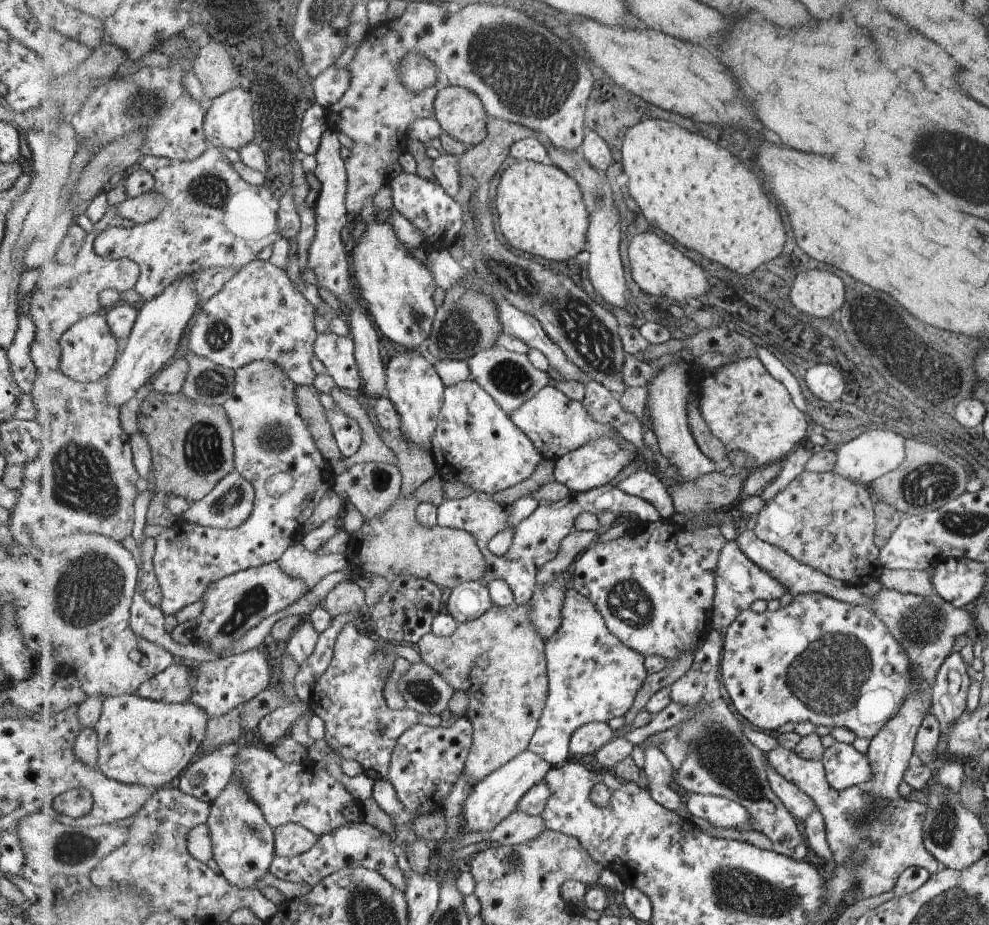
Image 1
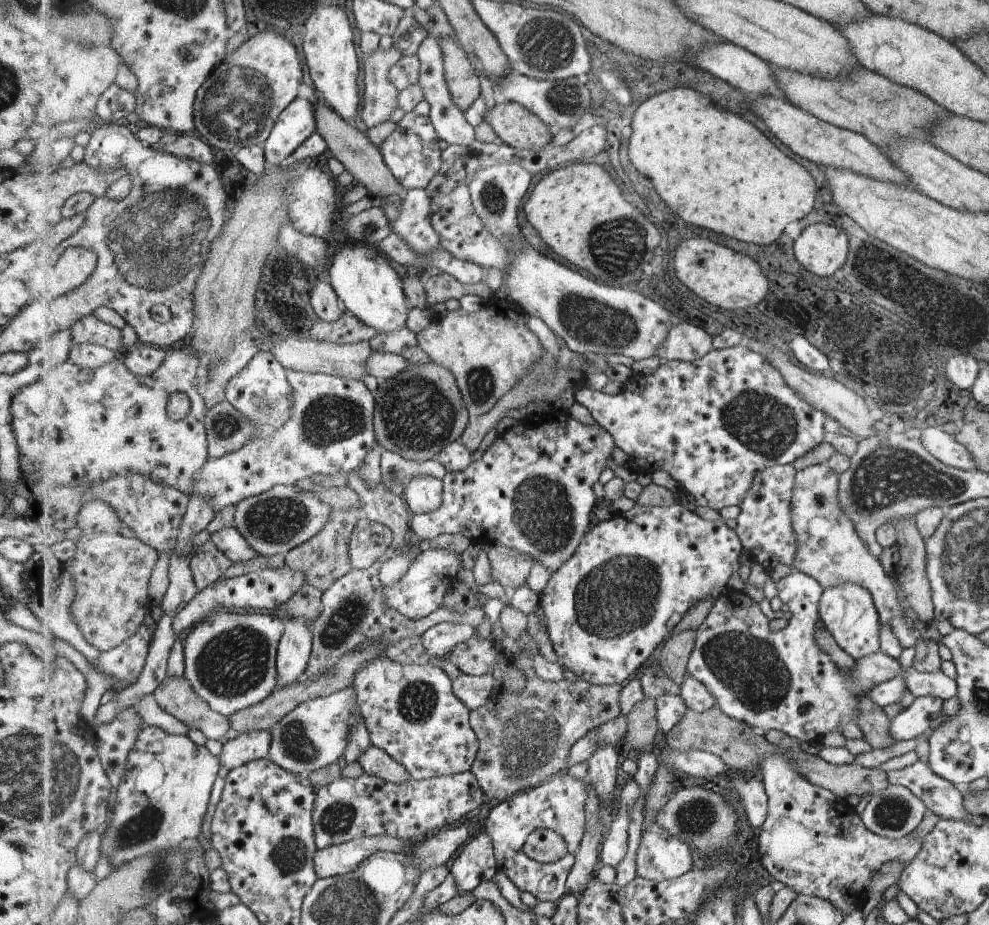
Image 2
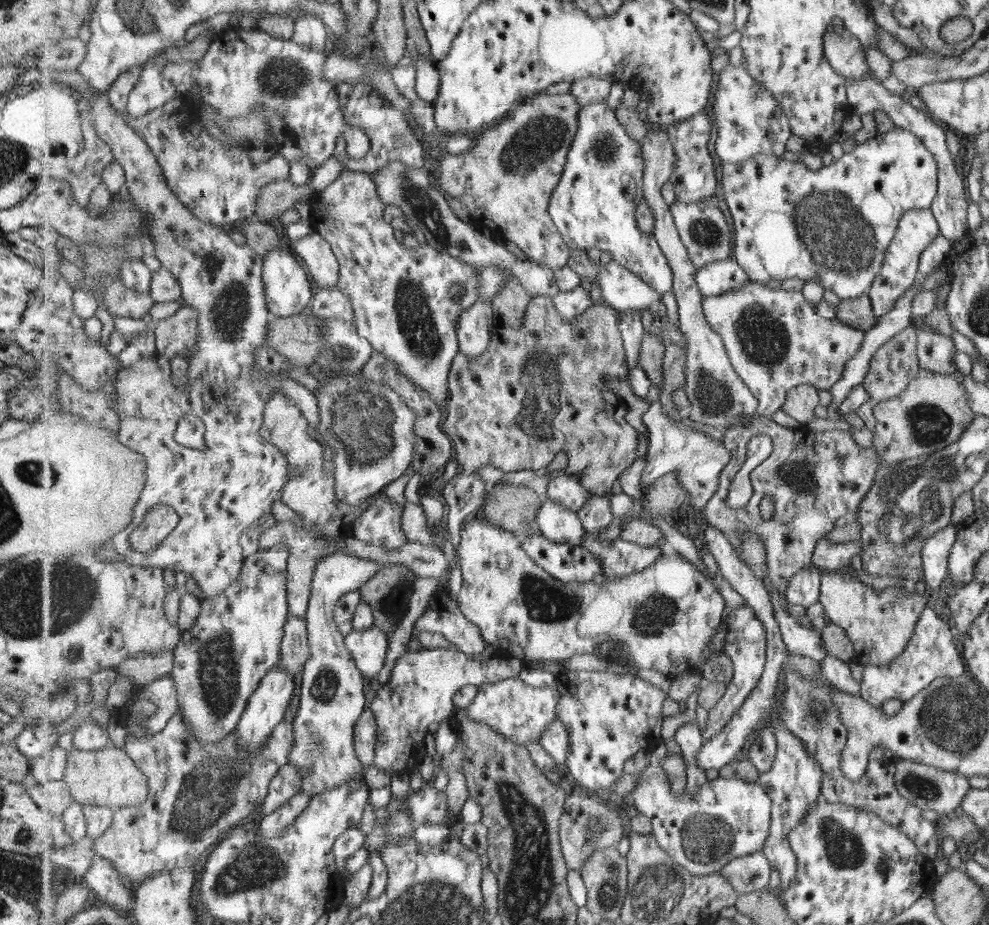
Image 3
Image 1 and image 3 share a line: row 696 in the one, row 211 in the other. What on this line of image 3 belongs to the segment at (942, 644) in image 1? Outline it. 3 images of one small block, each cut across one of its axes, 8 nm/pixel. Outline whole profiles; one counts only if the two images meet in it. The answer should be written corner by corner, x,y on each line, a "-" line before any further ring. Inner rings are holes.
911,209
905,218
901,218
901,226
897,226
897,234
893,234
893,242
889,241
885,249
883,266
877,275
876,281
869,290
873,301
873,308
878,320
885,316
899,296
913,284
917,273
918,258
921,251
937,237
940,228
929,209

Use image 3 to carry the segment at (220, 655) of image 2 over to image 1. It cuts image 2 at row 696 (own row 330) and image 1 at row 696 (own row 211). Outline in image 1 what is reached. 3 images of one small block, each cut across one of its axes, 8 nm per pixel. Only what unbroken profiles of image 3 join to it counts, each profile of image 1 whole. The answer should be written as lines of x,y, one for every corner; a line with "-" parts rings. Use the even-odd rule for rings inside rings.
173,664
160,675
144,682
139,696
167,703
187,703
193,698
193,667

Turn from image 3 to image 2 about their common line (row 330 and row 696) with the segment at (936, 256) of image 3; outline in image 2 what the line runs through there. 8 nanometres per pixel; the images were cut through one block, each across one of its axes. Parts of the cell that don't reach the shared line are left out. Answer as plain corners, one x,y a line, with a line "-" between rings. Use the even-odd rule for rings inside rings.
914,646
902,649
900,655
896,658
896,662
901,664
900,672
892,679
889,679
888,681
885,681
869,690
868,696
872,701
875,701
883,708
885,708
887,704
898,702
902,692
906,689
902,679
902,672
912,666
914,652

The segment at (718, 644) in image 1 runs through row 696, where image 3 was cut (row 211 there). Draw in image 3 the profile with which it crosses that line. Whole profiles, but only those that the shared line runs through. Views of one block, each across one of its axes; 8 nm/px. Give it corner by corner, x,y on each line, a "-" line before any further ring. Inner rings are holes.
677,199
670,205
670,209
683,244
687,247
693,264
698,270
712,262
734,258
734,222
718,207
707,206
702,204
702,201
681,202

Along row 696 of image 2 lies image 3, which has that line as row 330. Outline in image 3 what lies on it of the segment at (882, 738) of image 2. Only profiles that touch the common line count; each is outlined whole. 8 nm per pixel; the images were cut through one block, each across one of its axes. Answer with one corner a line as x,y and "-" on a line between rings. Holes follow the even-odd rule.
869,292
857,299
842,299
840,306
843,306
843,314
839,314
837,318
850,327
867,332
879,321

